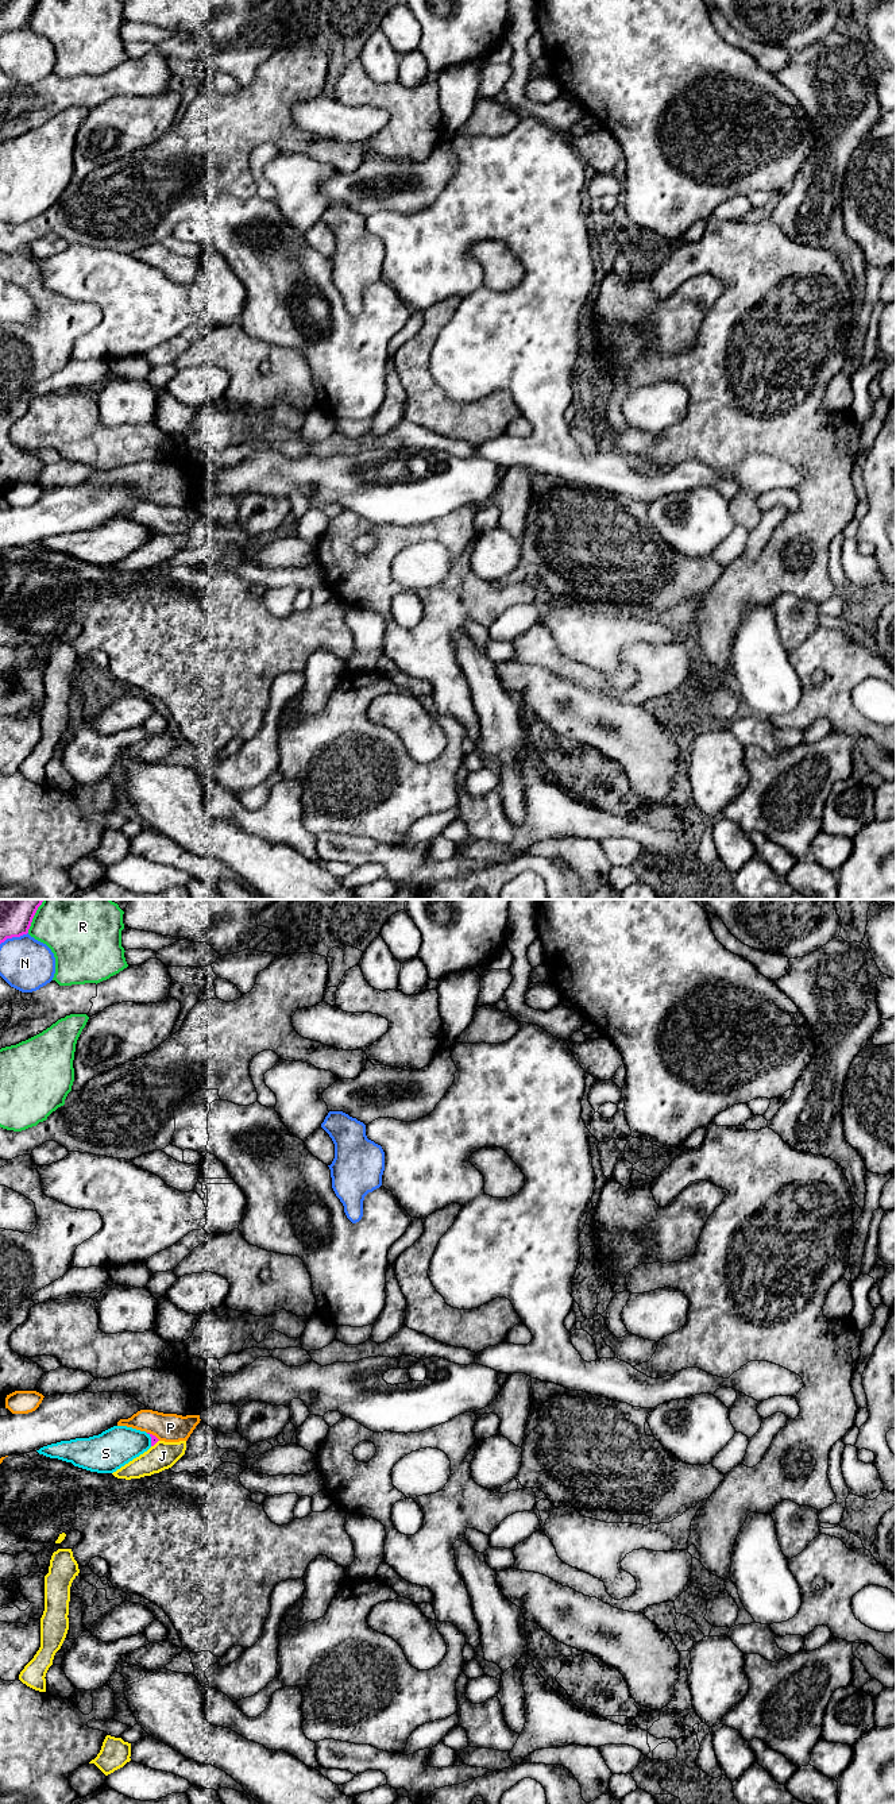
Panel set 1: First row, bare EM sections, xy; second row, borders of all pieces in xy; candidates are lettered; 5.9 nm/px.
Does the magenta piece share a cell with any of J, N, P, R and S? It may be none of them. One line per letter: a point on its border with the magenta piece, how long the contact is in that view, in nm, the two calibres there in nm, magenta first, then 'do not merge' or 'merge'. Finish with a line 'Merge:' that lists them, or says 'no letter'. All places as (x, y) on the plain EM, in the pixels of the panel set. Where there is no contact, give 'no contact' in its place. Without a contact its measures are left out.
J: contact xy (154, 536); length 60 nm; calibres 50 and 160 nm; do not merge
N: contact xy (14, 29); length 180 nm; calibres 180 and 320 nm; do not merge
P: contact xy (154, 528); length 90 nm; calibres 50 and 180 nm; do not merge
R: contact xy (31, 12); length 170 nm; calibres 180 and 300 nm; do not merge
S: contact xy (151, 532); length 90 nm; calibres 50 and 240 nm; do not merge
Merge: no letter

